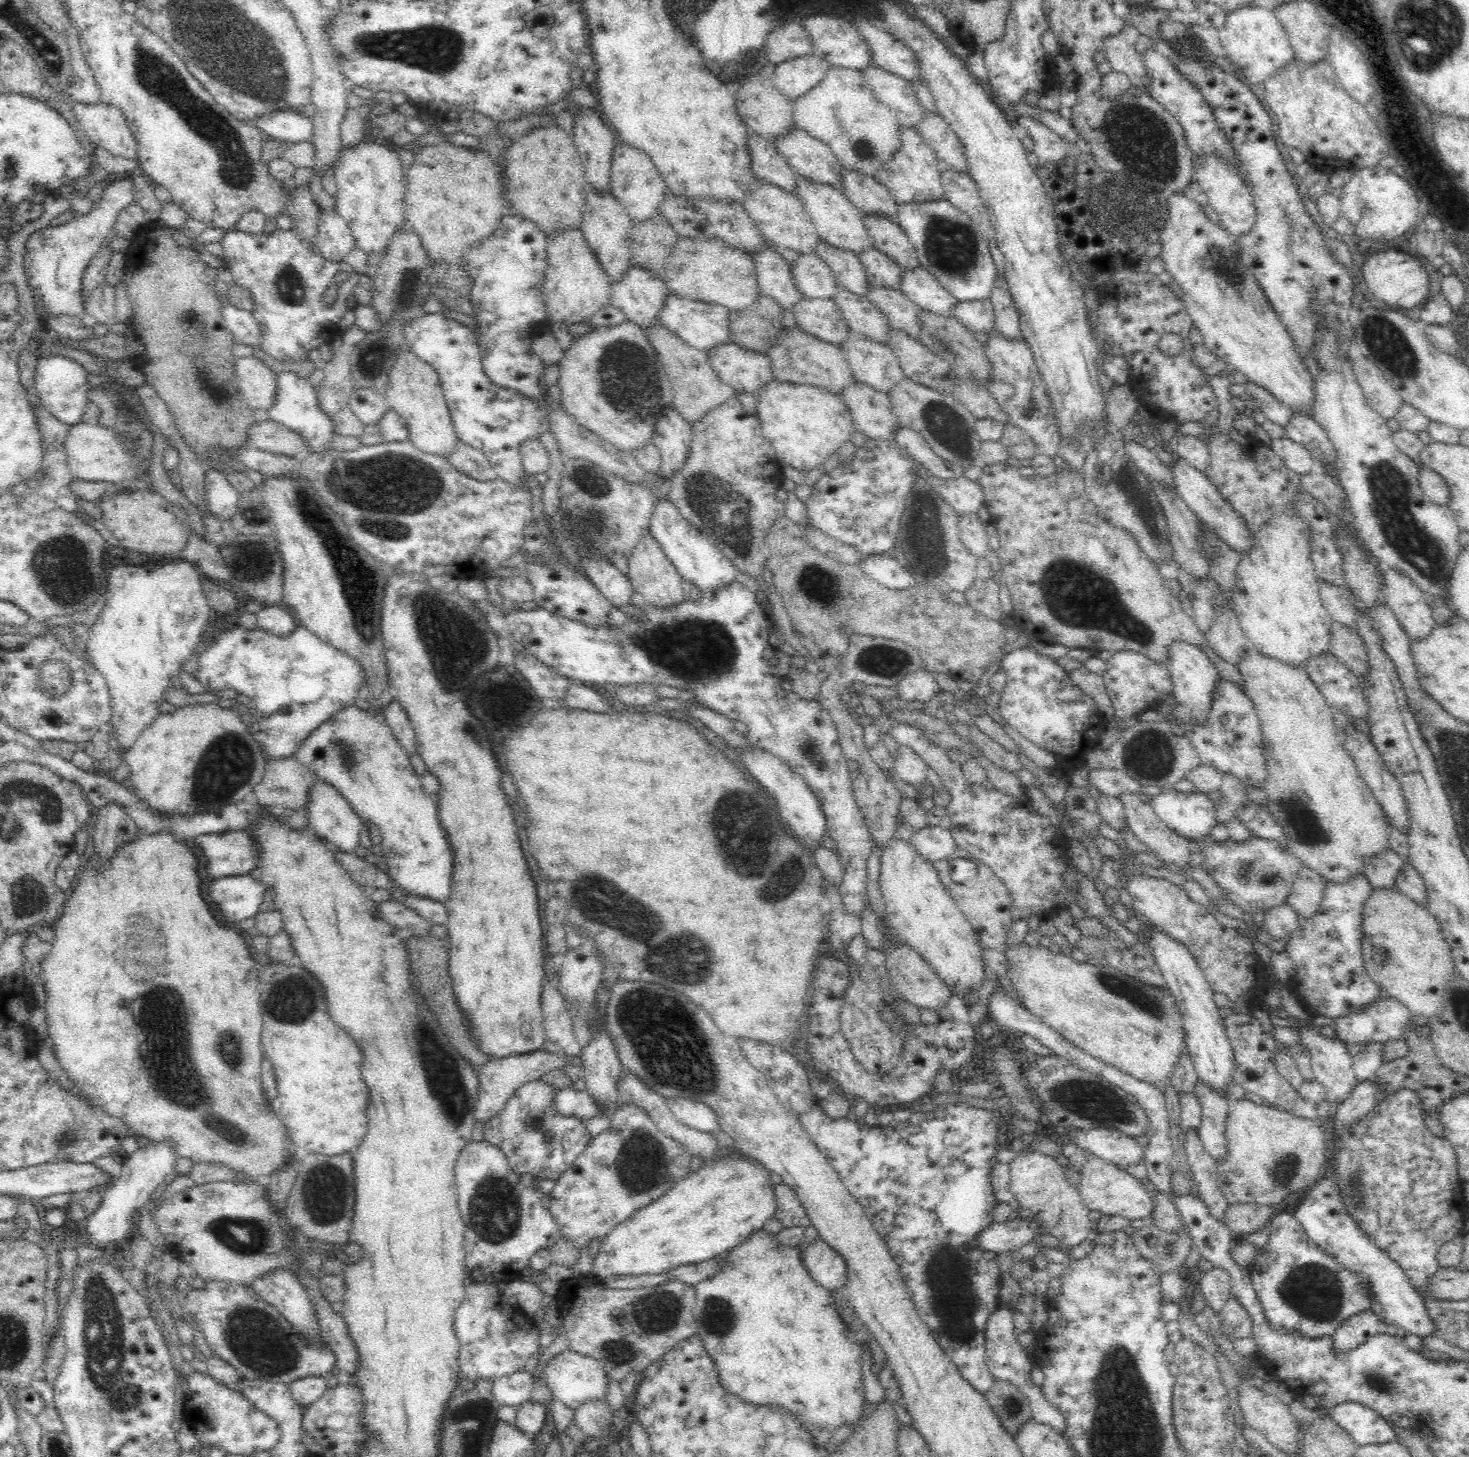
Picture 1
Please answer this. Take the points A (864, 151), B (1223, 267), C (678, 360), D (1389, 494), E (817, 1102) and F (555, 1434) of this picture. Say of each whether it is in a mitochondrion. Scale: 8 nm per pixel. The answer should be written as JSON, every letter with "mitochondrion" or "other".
{"A":"mitochondrion","B":"mitochondrion","C":"other","D":"mitochondrion","E":"other","F":"other"}

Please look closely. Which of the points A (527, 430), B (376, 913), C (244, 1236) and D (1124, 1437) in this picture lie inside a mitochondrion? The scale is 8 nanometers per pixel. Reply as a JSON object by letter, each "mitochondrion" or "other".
{"A":"other","B":"other","C":"mitochondrion","D":"mitochondrion"}

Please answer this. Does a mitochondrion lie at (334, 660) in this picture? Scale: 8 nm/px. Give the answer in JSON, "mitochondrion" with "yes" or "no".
{"mitochondrion":"no"}

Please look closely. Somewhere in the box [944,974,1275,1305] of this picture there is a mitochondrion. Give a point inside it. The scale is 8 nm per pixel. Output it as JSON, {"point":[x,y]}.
{"point":[1085,1100]}

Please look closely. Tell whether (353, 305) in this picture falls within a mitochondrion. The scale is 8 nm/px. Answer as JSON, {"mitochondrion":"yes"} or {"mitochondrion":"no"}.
{"mitochondrion":"no"}

